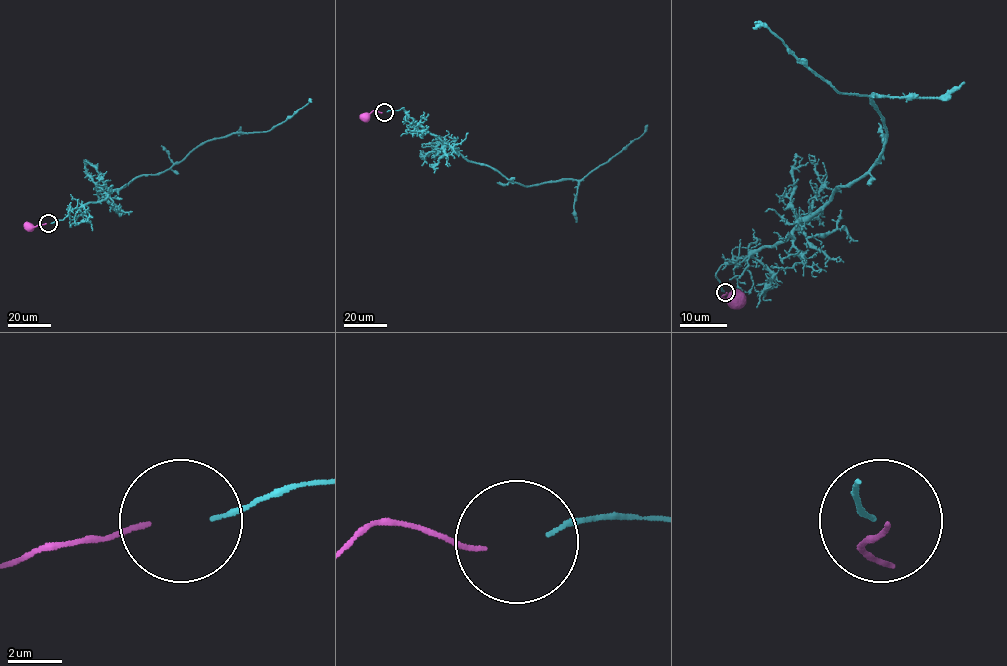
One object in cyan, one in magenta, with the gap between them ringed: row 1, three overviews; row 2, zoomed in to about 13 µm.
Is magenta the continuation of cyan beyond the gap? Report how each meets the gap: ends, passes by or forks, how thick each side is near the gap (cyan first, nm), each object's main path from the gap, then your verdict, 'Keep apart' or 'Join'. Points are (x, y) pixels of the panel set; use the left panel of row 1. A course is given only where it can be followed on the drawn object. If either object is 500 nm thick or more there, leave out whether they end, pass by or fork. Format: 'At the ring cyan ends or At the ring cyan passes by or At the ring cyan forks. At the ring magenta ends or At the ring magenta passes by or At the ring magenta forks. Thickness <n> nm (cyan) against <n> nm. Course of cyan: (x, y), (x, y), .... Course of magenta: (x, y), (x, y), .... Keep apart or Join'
At the ring cyan ends. At the ring magenta ends. Thickness 160 nm (cyan) against 180 nm. Course of cyan: (51, 223), (74, 208), (103, 201), (140, 176), (162, 173), (209, 141), (268, 131), (311, 102). Course of magenta: (46, 223), (33, 227), (24, 224). Join

